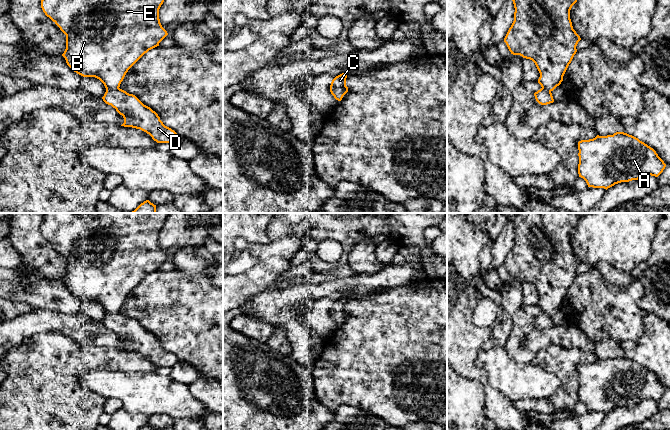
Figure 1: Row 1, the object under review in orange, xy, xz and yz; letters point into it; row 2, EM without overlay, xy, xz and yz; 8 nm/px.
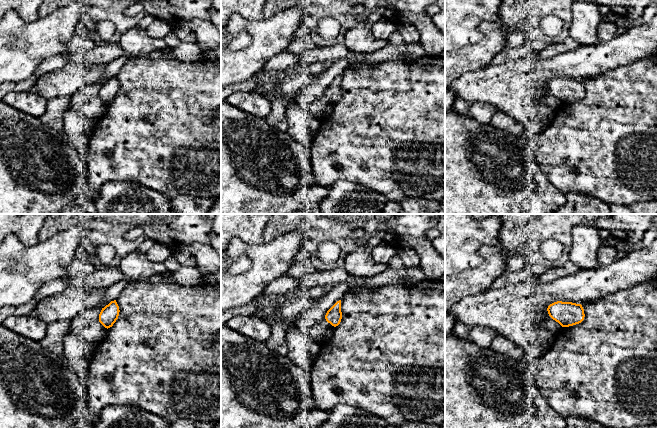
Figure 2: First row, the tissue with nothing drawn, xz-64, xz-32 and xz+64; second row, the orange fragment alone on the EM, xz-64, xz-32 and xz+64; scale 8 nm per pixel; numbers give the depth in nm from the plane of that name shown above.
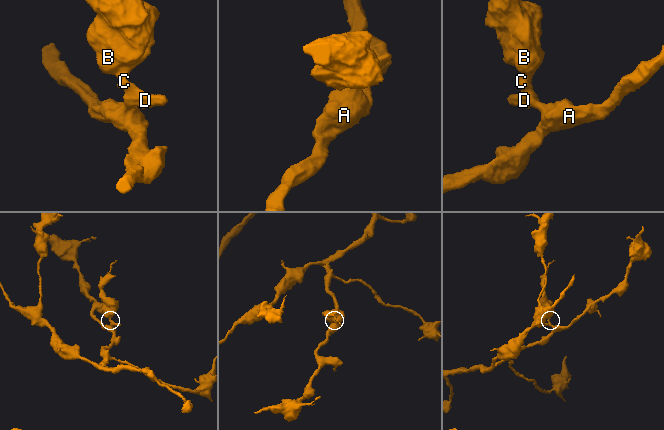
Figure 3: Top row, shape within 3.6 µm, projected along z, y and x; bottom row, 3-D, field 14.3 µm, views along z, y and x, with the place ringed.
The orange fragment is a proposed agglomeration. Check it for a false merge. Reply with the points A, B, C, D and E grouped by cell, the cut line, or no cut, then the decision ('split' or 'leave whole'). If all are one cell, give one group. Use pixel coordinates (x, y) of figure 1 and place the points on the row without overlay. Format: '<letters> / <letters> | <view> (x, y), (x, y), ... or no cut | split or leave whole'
A B C D E | no cut | leave whole

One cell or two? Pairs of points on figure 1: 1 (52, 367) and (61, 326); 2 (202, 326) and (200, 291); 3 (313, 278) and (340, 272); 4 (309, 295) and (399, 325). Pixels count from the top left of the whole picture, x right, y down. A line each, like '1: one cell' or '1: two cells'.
1: two cells
2: one cell
3: one cell
4: two cells

